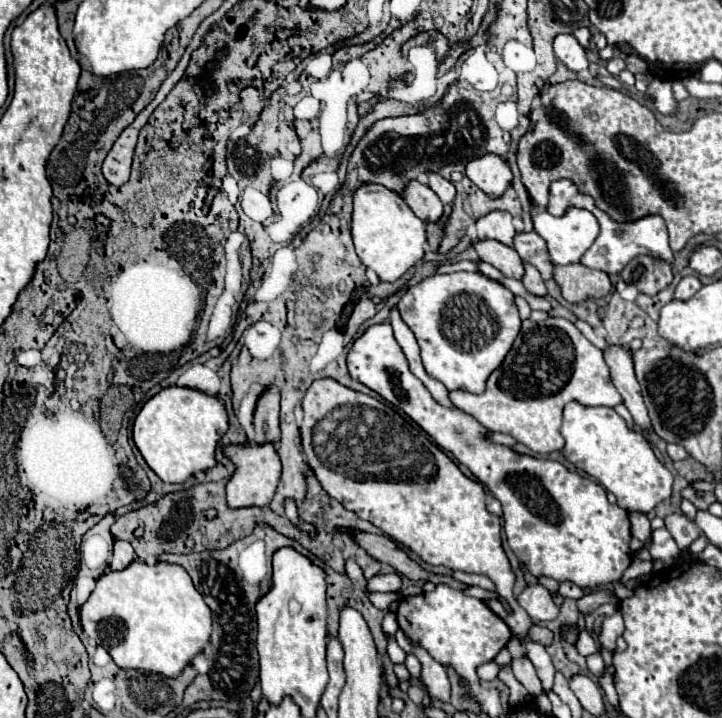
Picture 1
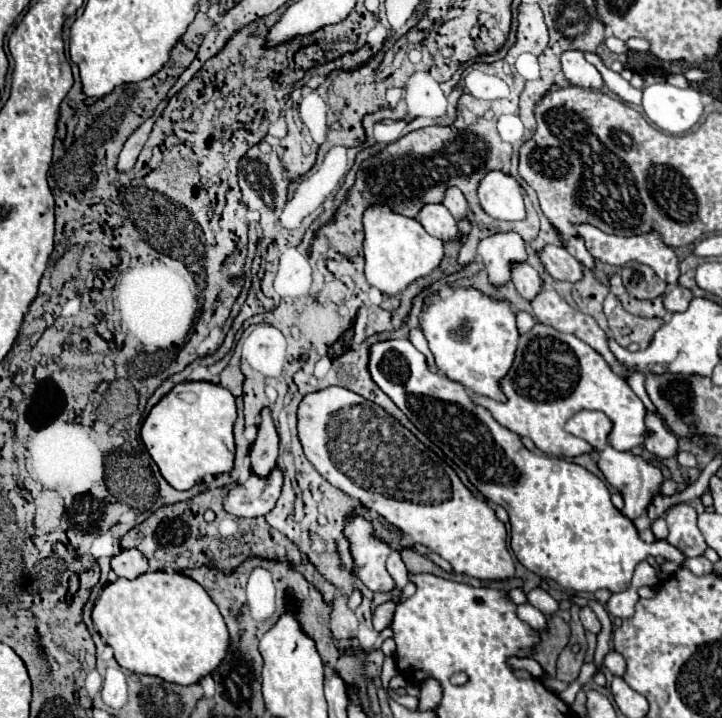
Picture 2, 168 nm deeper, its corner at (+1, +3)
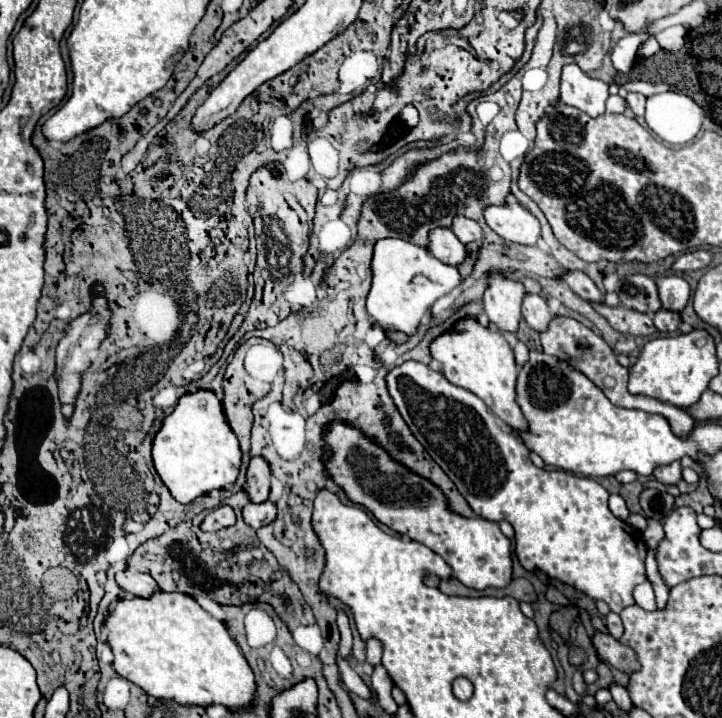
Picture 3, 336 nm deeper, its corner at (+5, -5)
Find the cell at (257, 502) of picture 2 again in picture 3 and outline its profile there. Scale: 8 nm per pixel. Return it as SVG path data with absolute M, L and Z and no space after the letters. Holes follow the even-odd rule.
M270 500L262 502L260 506L256 506L256 504L250 502L248 506L244 506L242 516L244 516L244 522L248 526L252 526L254 530L258 530L258 528L274 522L274 518L276 518L276 506Z

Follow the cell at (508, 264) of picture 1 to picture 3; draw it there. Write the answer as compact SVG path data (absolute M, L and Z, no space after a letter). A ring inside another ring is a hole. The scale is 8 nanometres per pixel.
M526 294L524 304L522 304L522 314L524 314L526 324L536 332L546 332L552 320L546 300L542 300L538 294Z

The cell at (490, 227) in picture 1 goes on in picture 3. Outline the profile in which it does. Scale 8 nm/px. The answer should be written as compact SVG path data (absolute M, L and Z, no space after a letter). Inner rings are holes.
M490 276L490 286L484 294L484 310L490 320L502 334L516 334L522 320L522 300L524 286L520 282L508 280L504 276Z

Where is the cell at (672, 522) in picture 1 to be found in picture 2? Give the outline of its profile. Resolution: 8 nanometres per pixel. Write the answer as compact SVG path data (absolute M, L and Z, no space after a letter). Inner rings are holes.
M674 504L664 514L668 522L668 542L680 548L686 556L702 556L706 540L696 526L696 510L688 504Z

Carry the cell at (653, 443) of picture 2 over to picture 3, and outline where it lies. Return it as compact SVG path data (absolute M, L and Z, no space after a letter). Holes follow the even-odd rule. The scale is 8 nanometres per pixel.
M672 462L672 466L660 466L660 470L656 470L654 478L662 484L678 484L682 480L680 462Z

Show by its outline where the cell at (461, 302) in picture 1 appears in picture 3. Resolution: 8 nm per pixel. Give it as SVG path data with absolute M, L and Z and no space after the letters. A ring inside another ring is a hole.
M474 318L460 320L454 326L454 332L448 332L440 338L436 338L430 346L432 358L444 364L444 376L470 392L474 392L478 398L484 400L484 404L512 430L526 432L528 422L516 404L516 376L518 366L514 362L514 352L508 346L508 340L498 330L492 330L492 326L484 328Z

